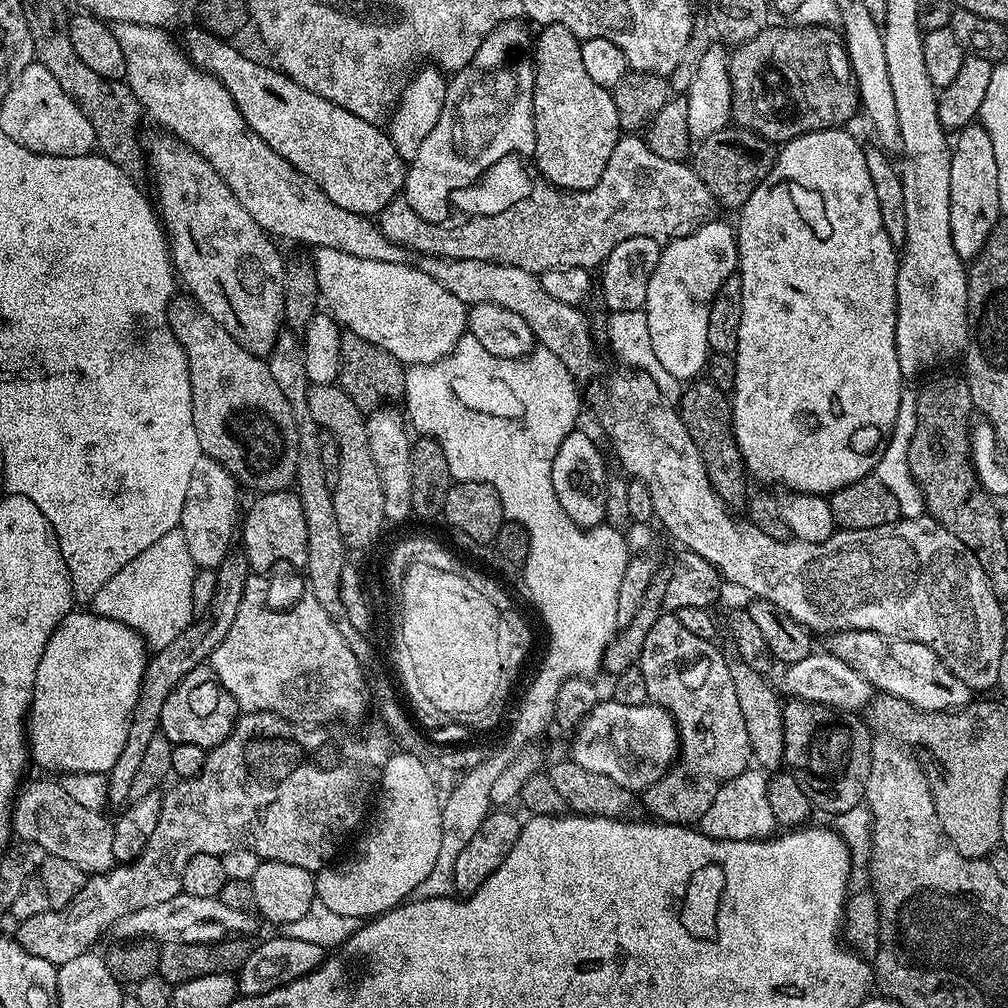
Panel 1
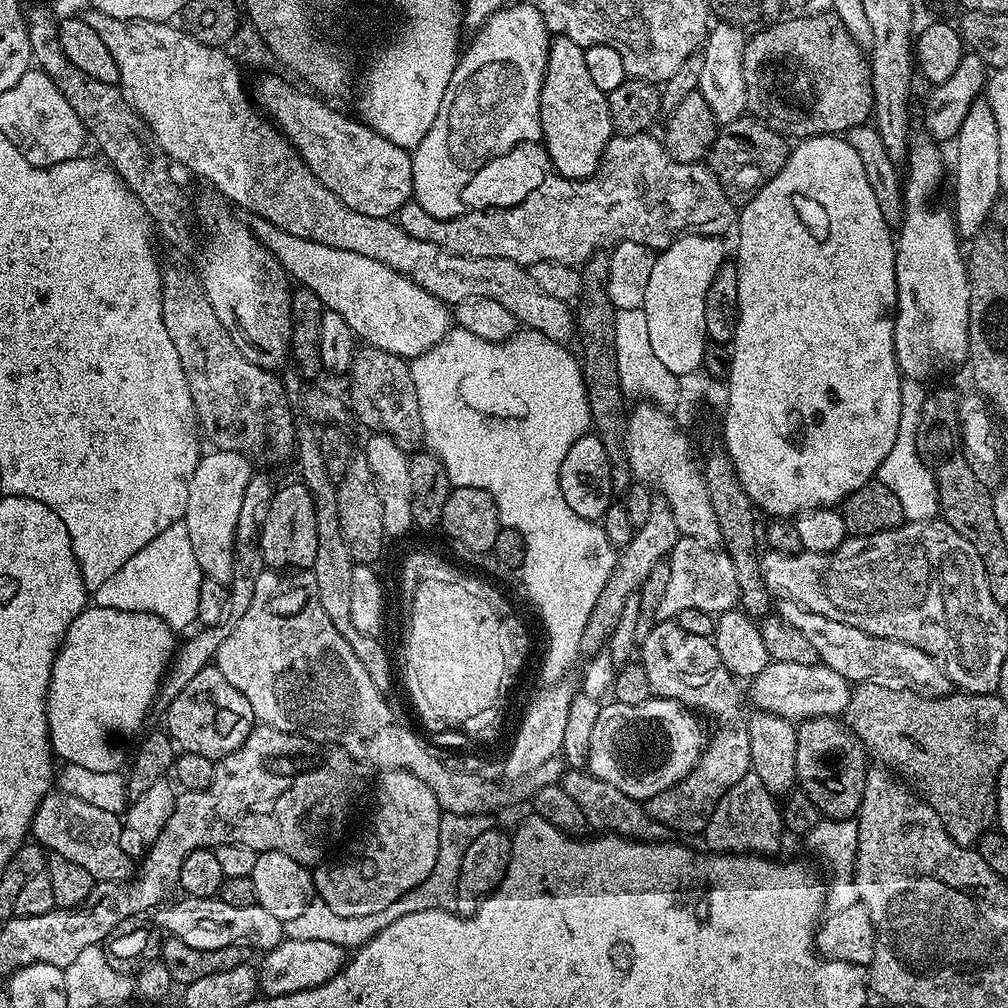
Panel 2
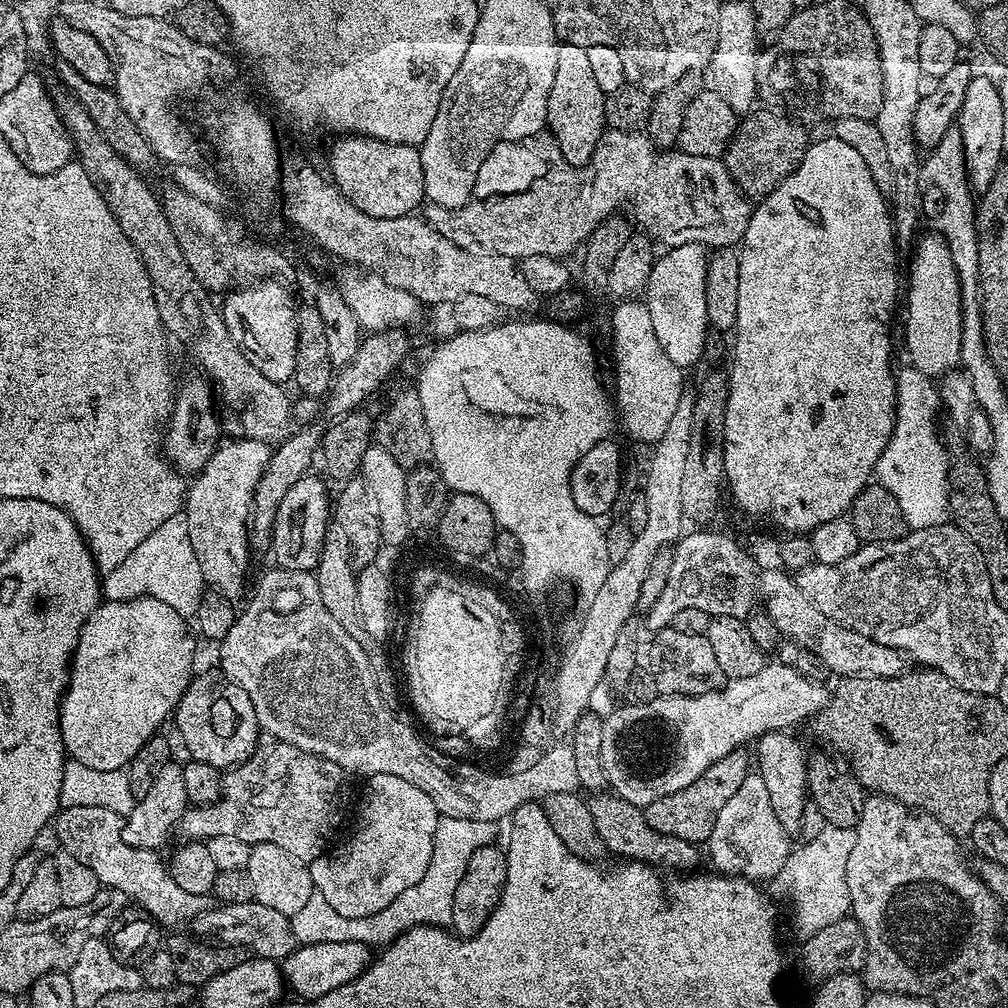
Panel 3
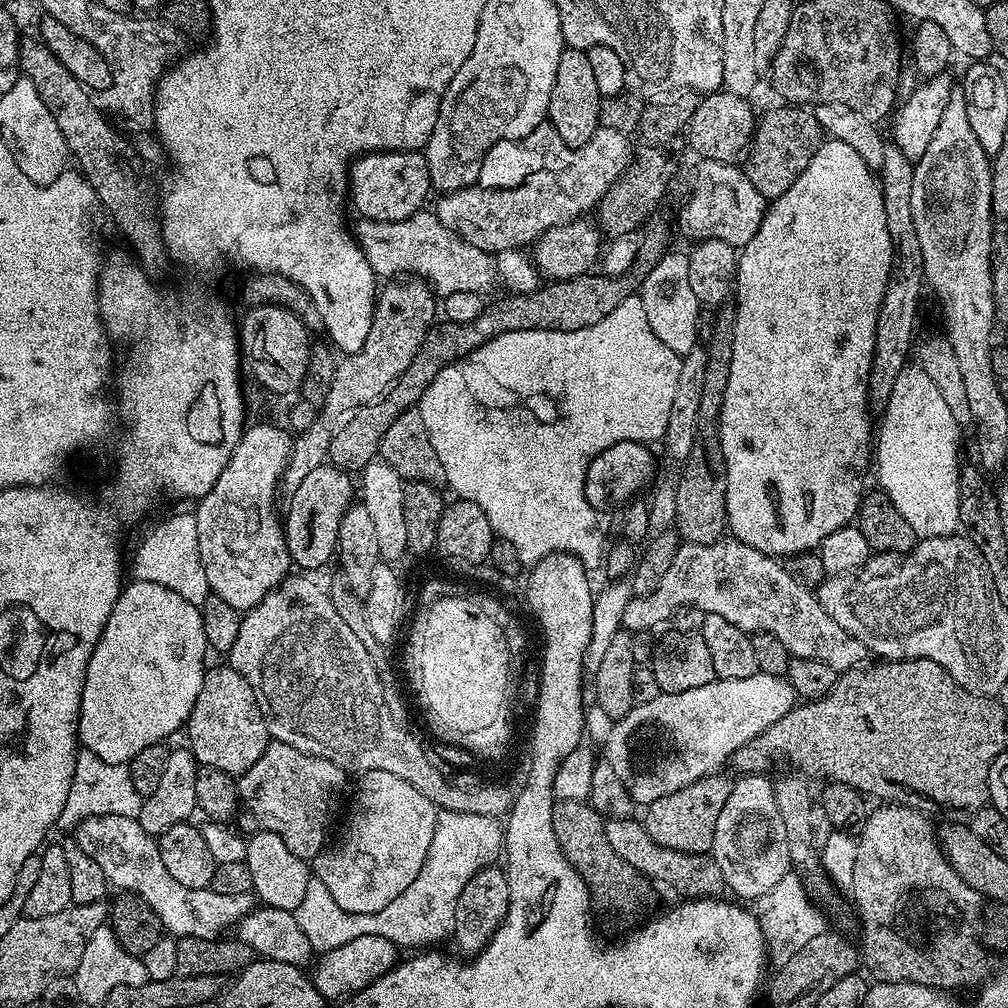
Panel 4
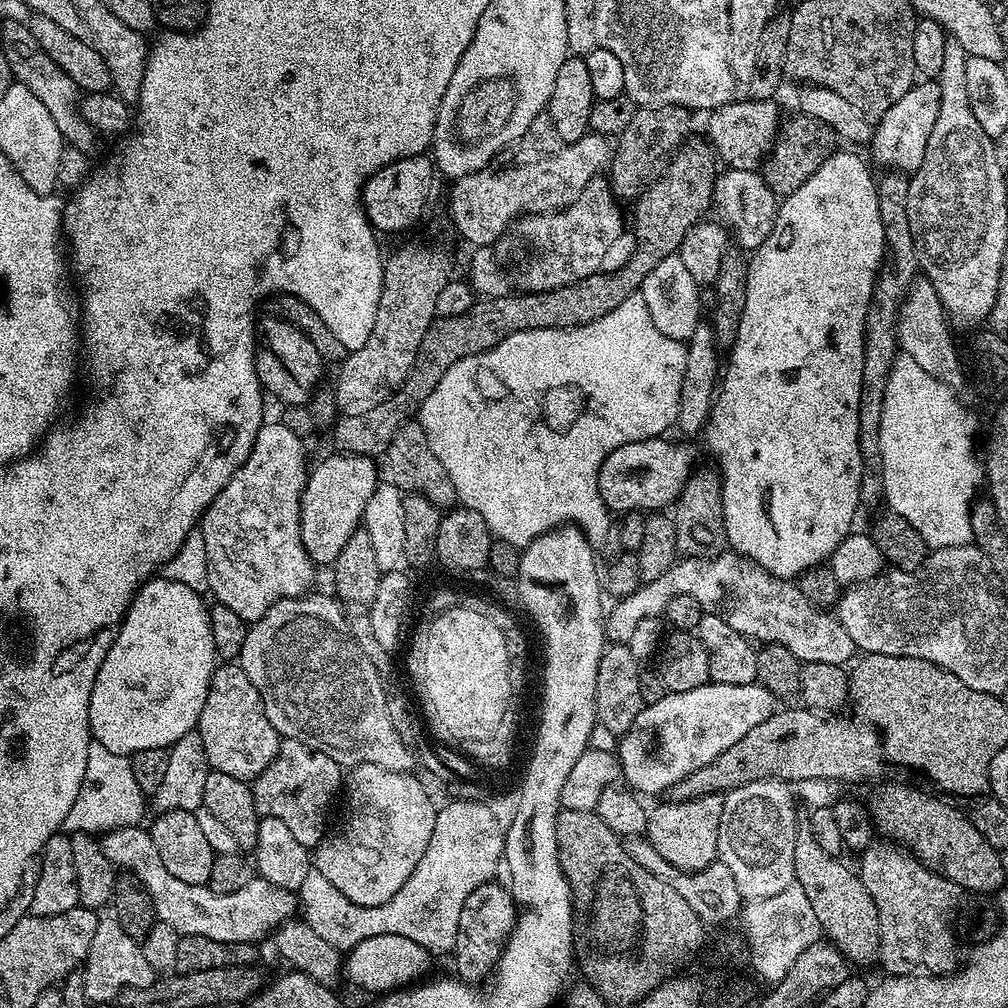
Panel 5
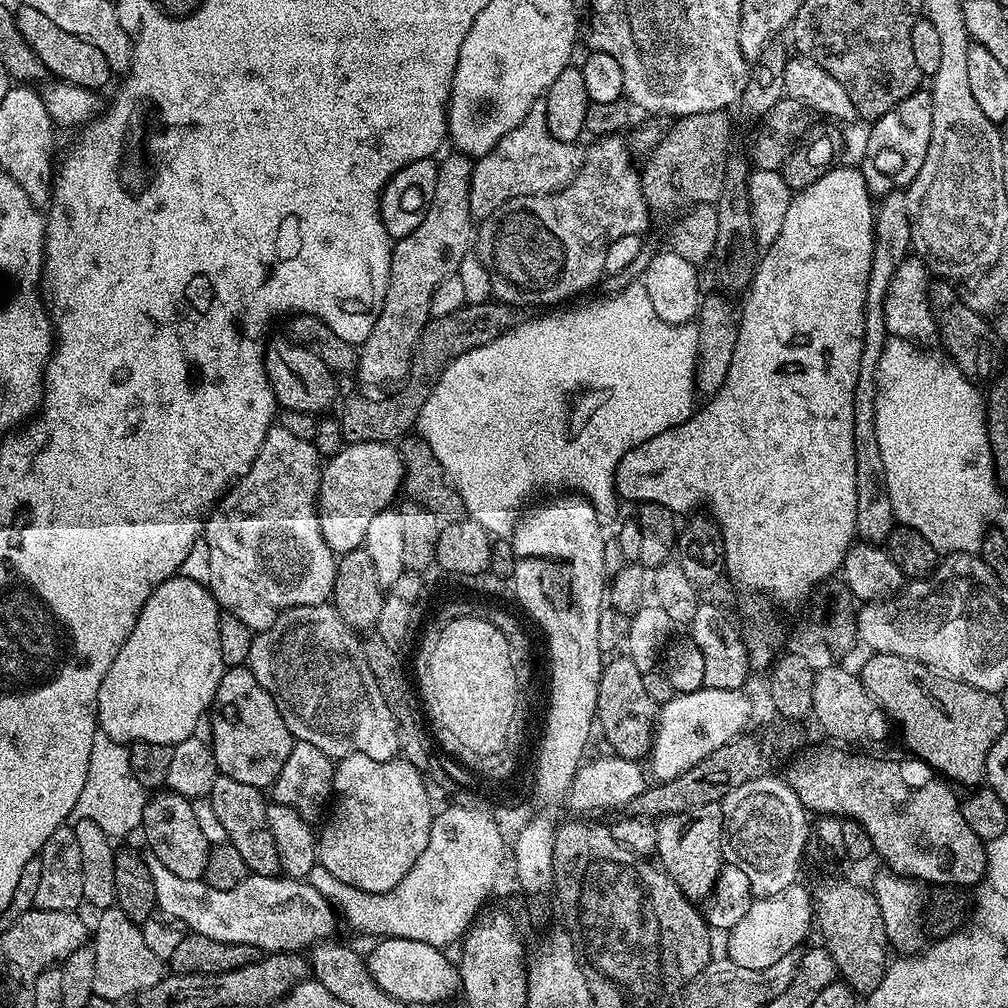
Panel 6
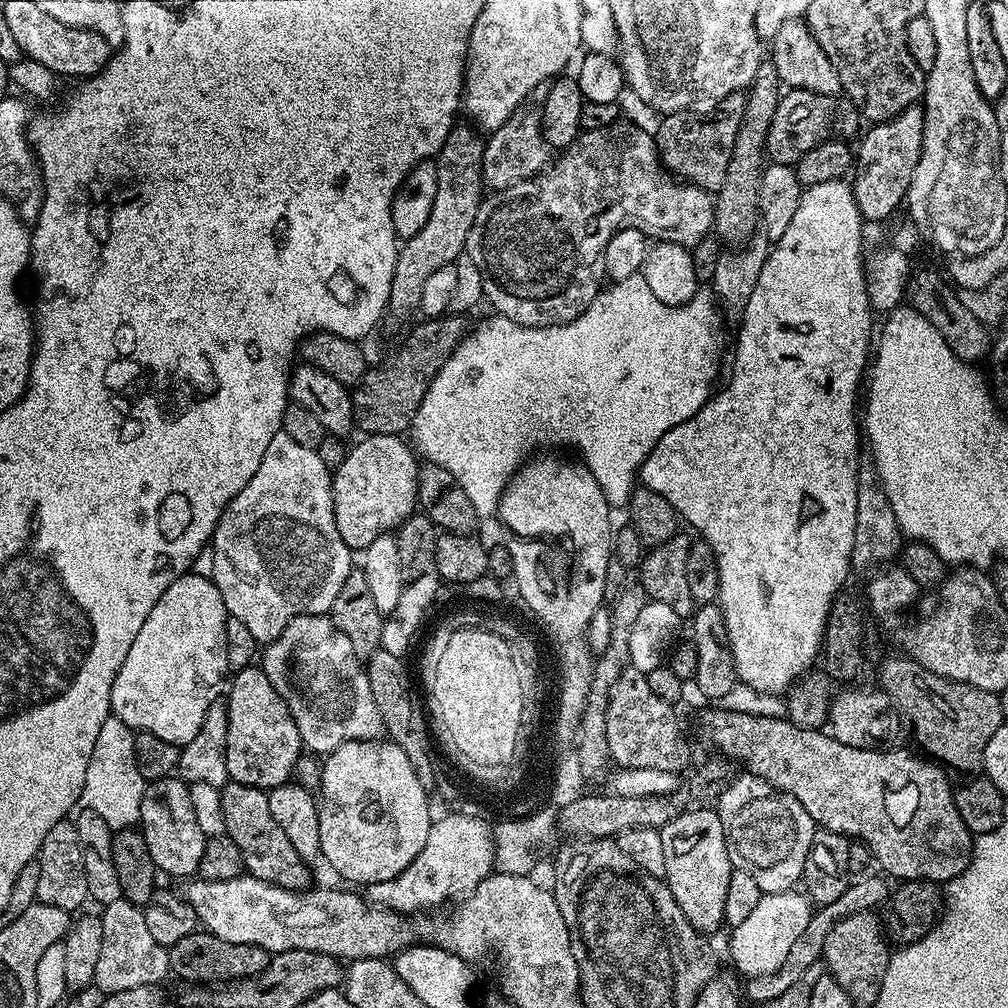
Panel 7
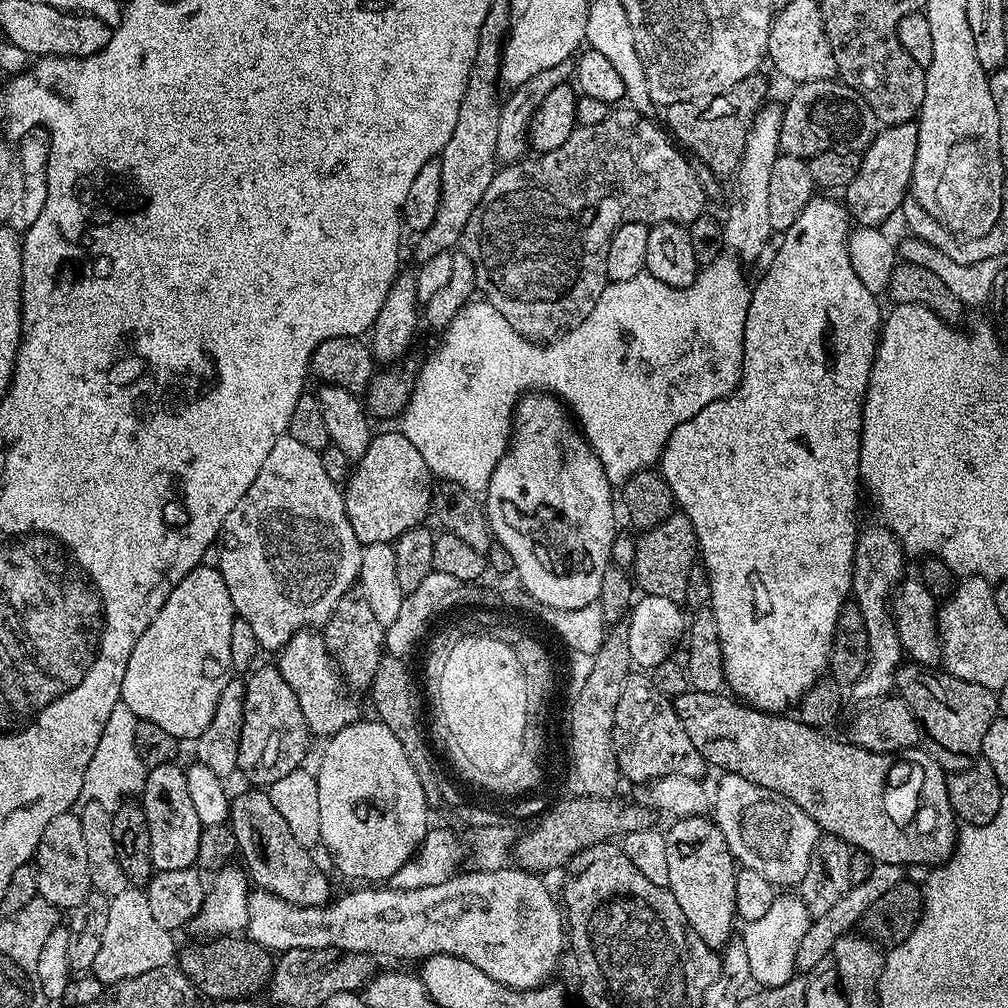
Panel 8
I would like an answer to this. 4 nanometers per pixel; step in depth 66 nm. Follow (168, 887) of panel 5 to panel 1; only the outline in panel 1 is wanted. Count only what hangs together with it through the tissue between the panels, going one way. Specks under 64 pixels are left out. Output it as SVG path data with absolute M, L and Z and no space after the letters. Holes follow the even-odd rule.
M55 779L30 780L17 791L12 806L12 830L15 839L17 841L25 840L34 846L42 846L45 854L63 858L66 862L78 866L78 870L82 870L86 874L111 870L114 866L112 856L113 821L109 818L107 820L103 811L95 812L78 802L74 802L74 798L70 798L70 794L66 794L66 790L62 790L62 786Z

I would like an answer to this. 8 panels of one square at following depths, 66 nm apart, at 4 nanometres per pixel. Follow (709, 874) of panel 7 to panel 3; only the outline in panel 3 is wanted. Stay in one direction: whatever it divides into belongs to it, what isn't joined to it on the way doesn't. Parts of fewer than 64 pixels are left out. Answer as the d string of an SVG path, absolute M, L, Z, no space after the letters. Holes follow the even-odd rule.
M737 750L726 754L726 758L718 758L710 770L694 778L686 790L678 790L678 794L666 794L666 798L658 798L658 802L650 802L650 806L643 808L646 822L654 830L658 830L667 836L682 838L686 842L697 846L703 845L710 838L710 830L714 830L714 821L718 819L718 813L722 806L730 802L730 797L746 782L750 775L750 756L747 751Z

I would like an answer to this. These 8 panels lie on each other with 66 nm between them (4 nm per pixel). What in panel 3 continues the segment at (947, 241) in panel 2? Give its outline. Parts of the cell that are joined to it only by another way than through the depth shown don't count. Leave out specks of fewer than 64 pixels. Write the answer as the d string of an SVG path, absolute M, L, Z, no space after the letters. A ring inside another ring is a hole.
M935 234L921 235L914 245L912 269L906 272L906 296L908 305L904 312L908 317L904 320L904 344L908 347L911 367L917 368L930 378L939 378L951 372L960 363L960 347L962 346L962 322L964 321L964 298L960 287L960 279L954 270L954 260L950 258L950 250L946 242Z

